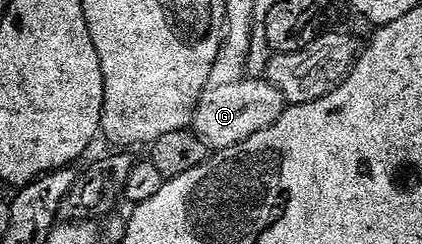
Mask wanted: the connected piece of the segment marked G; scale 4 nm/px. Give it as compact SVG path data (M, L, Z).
M265 79L250 80L254 81L226 81L223 85L214 83L202 93L202 98L198 101L198 109L194 112L192 129L205 145L210 146L211 150L221 151L244 143L252 135L275 125L280 119L280 115L288 108L282 92L276 87L272 87L269 81Z

